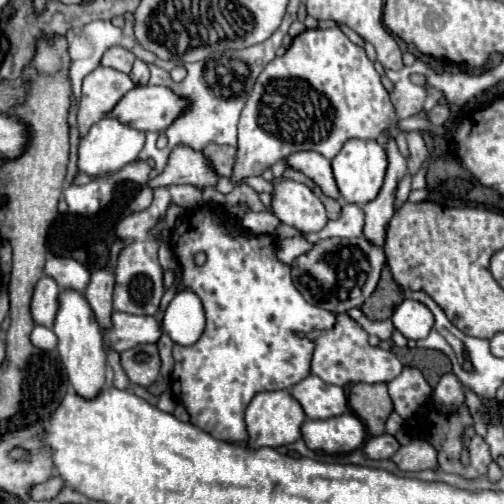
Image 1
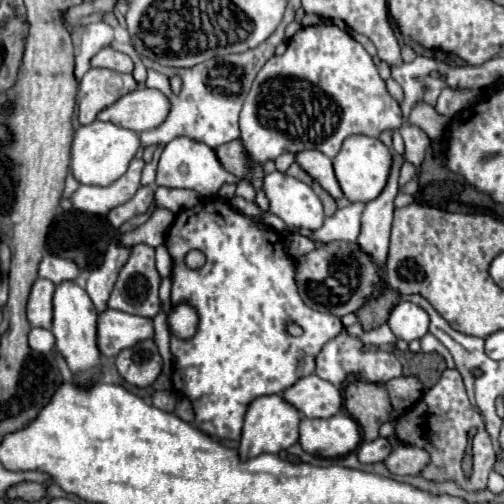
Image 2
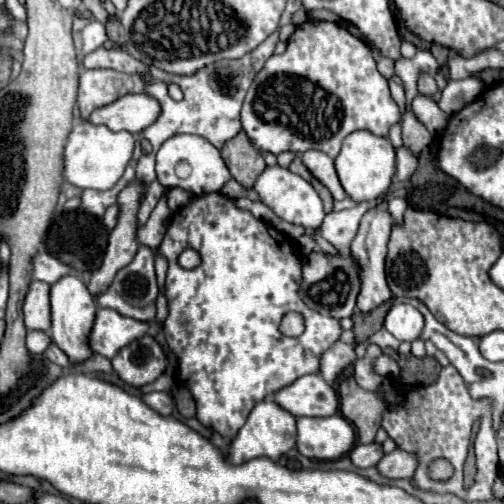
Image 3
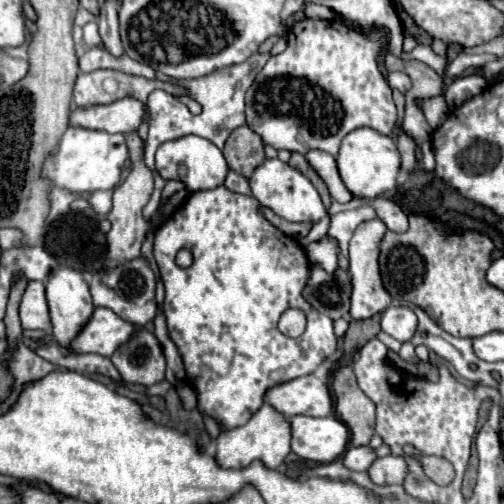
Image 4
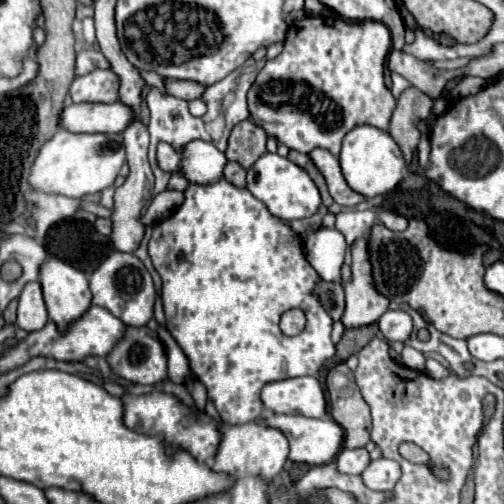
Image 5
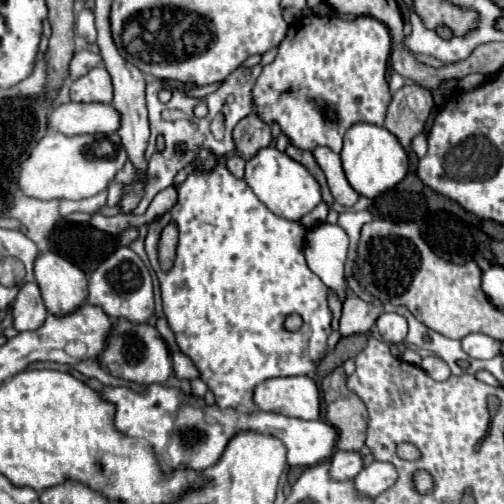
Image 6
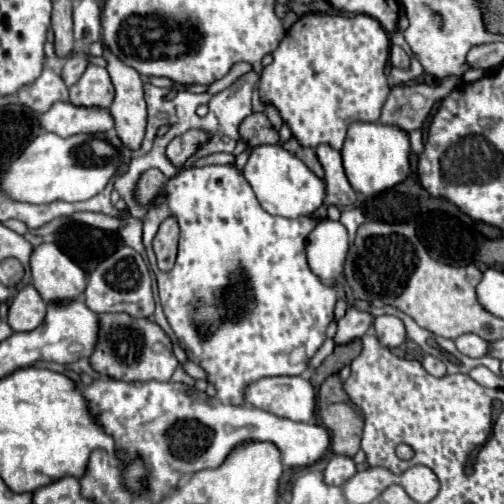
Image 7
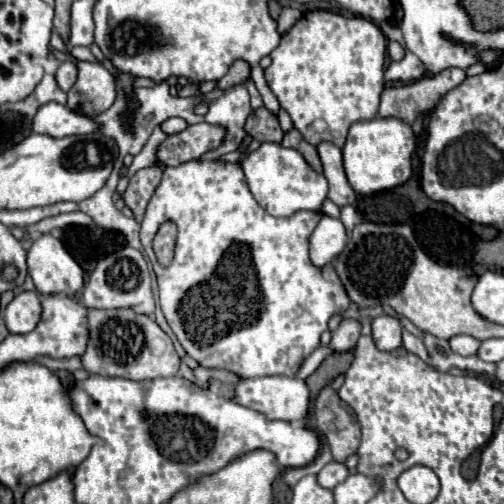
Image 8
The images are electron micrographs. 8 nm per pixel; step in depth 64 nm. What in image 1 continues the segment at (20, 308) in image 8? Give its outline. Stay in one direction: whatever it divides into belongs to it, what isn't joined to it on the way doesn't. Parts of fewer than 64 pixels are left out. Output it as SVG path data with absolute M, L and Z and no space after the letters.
M44 276L38 280L32 296L32 318L36 324L42 324L46 328L54 326L54 318L58 312L58 296L60 286L50 276Z

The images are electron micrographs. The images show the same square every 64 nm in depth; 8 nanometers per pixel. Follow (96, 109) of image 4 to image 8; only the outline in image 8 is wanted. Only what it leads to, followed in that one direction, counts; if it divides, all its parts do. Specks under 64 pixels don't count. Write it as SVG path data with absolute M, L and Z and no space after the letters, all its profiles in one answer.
M58 102L44 104L34 116L34 132L48 134L54 138L66 138L74 134L92 134L94 130L98 130L98 122L94 118L72 112L70 108Z

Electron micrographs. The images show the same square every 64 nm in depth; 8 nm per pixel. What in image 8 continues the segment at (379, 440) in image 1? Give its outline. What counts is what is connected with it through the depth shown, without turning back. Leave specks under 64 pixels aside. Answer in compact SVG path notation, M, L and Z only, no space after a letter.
M330 462L330 464L326 464L322 470L320 470L320 474L318 474L318 484L320 486L324 486L324 488L334 488L334 486L338 486L344 478L348 478L350 476L350 470L348 470L348 466L344 464L344 462Z

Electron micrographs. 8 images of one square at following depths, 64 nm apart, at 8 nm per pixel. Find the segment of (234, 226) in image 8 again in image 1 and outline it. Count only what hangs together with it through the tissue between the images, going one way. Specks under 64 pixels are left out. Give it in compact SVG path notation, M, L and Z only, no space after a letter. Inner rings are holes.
M200 206L186 214L178 228L172 230L172 248L184 266L184 282L180 288L190 288L202 298L206 310L206 330L200 340L192 346L174 344L174 372L172 372L172 392L184 404L190 414L190 422L204 432L226 440L226 442L246 442L248 430L244 422L244 412L250 400L264 390L284 390L292 388L310 374L310 360L314 344L300 338L300 332L310 332L316 328L332 328L336 318L324 308L308 304L304 296L294 288L290 278L290 266L284 266L276 258L274 238L268 234L242 234L230 236L230 226L220 226L224 212L216 212L208 206ZM204 252L208 256L206 264L192 264L192 258Z

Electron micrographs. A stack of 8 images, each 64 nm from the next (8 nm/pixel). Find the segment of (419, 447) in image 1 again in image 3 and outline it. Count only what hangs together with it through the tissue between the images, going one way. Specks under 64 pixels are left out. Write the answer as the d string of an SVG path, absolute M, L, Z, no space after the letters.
M396 448L394 452L386 454L380 462L378 462L378 470L382 476L386 478L410 478L414 474L418 466L418 458L416 454L410 454L410 452L404 452L400 448Z

